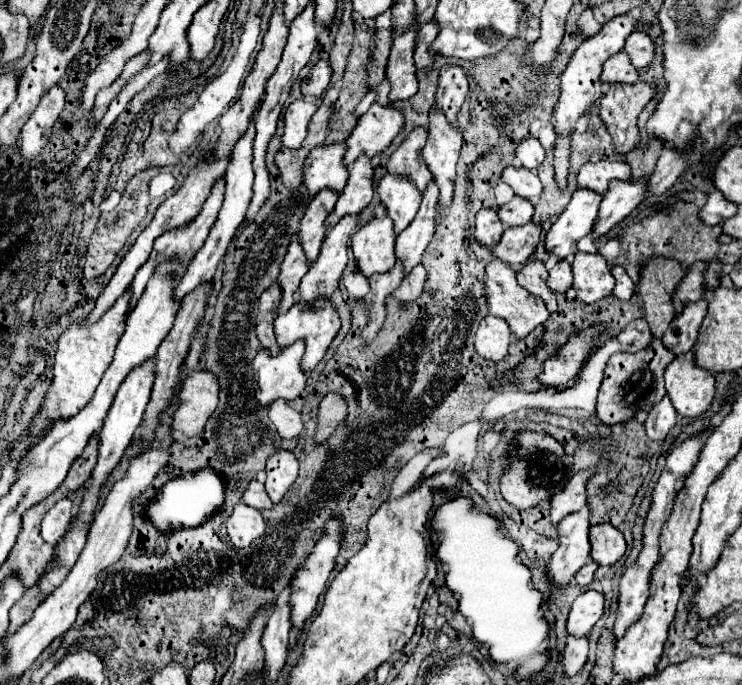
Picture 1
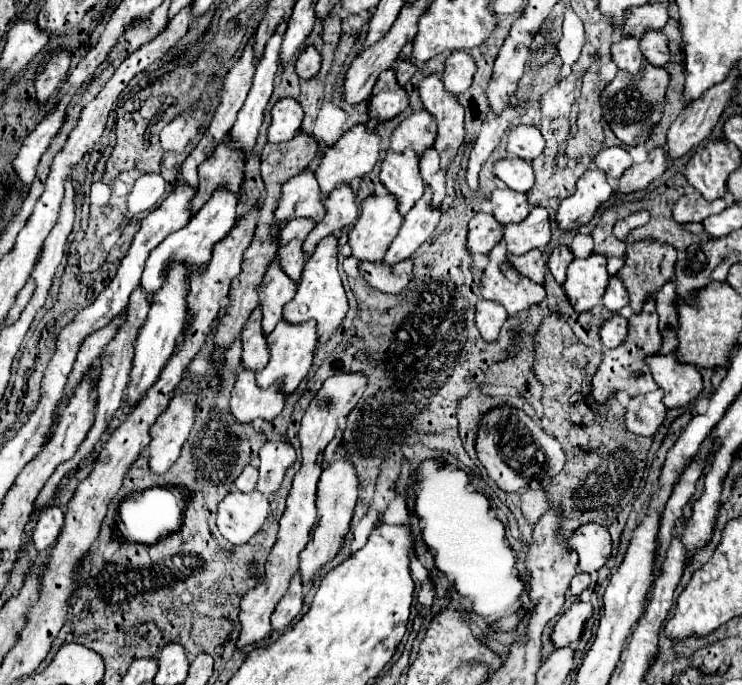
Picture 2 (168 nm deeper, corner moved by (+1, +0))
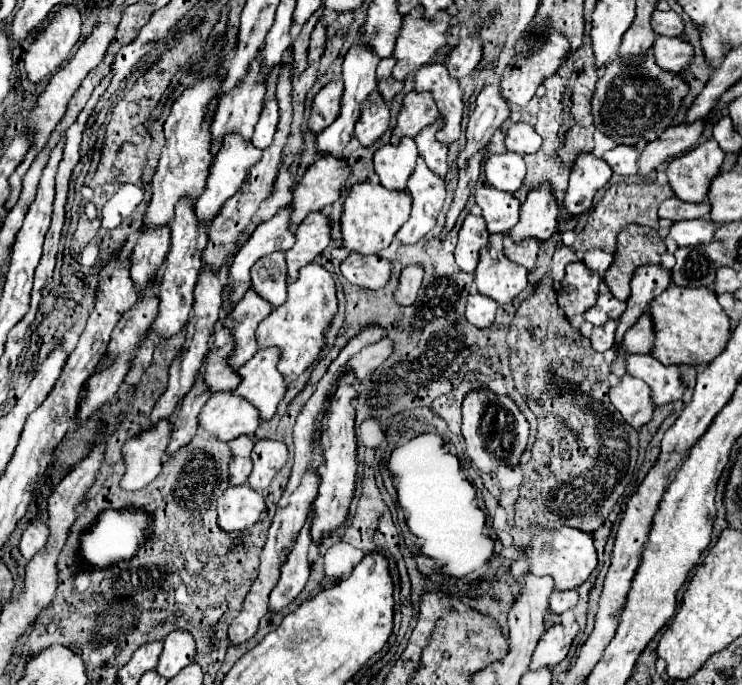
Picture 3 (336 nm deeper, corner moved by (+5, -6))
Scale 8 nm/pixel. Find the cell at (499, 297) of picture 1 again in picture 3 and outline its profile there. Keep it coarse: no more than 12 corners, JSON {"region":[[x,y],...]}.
{"region":[[490,234],[474,274],[478,292],[498,304],[528,286],[528,270],[504,256]]}

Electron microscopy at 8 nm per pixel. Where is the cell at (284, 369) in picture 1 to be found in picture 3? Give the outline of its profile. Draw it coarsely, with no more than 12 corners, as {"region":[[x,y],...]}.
{"region":[[214,394],[198,426],[222,442],[258,428],[258,410]]}

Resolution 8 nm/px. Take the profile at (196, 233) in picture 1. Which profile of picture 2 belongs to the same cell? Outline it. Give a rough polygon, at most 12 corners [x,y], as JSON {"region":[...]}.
{"region":[[220,144],[198,168],[192,216],[226,188],[240,190],[242,154]]}

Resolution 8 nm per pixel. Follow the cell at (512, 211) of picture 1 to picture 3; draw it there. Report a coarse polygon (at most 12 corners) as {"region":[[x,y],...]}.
{"region":[[490,186],[474,192],[488,232],[518,222],[520,200]]}

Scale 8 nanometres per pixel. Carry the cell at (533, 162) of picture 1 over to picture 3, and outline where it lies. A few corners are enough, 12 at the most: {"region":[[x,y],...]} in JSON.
{"region":[[516,122],[506,132],[506,148],[532,154],[542,146],[538,132]]}

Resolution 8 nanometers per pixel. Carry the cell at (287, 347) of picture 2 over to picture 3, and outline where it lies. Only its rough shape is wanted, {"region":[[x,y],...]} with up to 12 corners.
{"region":[[258,350],[238,368],[232,394],[260,412],[276,414],[286,382],[276,370],[278,350]]}

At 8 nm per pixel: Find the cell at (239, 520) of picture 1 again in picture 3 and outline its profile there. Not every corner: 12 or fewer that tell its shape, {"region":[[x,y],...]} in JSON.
{"region":[[230,486],[218,498],[218,524],[242,532],[264,510],[260,492]]}

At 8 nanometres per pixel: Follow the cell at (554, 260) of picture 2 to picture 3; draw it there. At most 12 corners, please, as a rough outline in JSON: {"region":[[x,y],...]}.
{"region":[[556,244],[552,258],[552,278],[564,278],[566,264],[576,262],[578,256],[566,244]]}

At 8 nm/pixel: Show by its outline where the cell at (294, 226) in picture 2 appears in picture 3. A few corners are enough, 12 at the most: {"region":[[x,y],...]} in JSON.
{"region":[[286,258],[254,264],[252,290],[272,308],[286,302]]}

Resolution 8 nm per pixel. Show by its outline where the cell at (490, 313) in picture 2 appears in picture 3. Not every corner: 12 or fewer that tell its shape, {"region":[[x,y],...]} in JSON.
{"region":[[478,292],[466,302],[466,320],[476,328],[494,322],[498,304]]}

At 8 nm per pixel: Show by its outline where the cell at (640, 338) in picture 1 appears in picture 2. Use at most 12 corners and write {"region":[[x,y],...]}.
{"region":[[612,316],[602,326],[604,348],[618,348],[628,338],[628,320]]}

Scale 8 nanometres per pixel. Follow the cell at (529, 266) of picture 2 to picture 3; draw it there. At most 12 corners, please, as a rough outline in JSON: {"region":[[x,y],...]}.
{"region":[[504,234],[506,256],[528,270],[534,268],[538,242],[534,238],[516,244]]}

